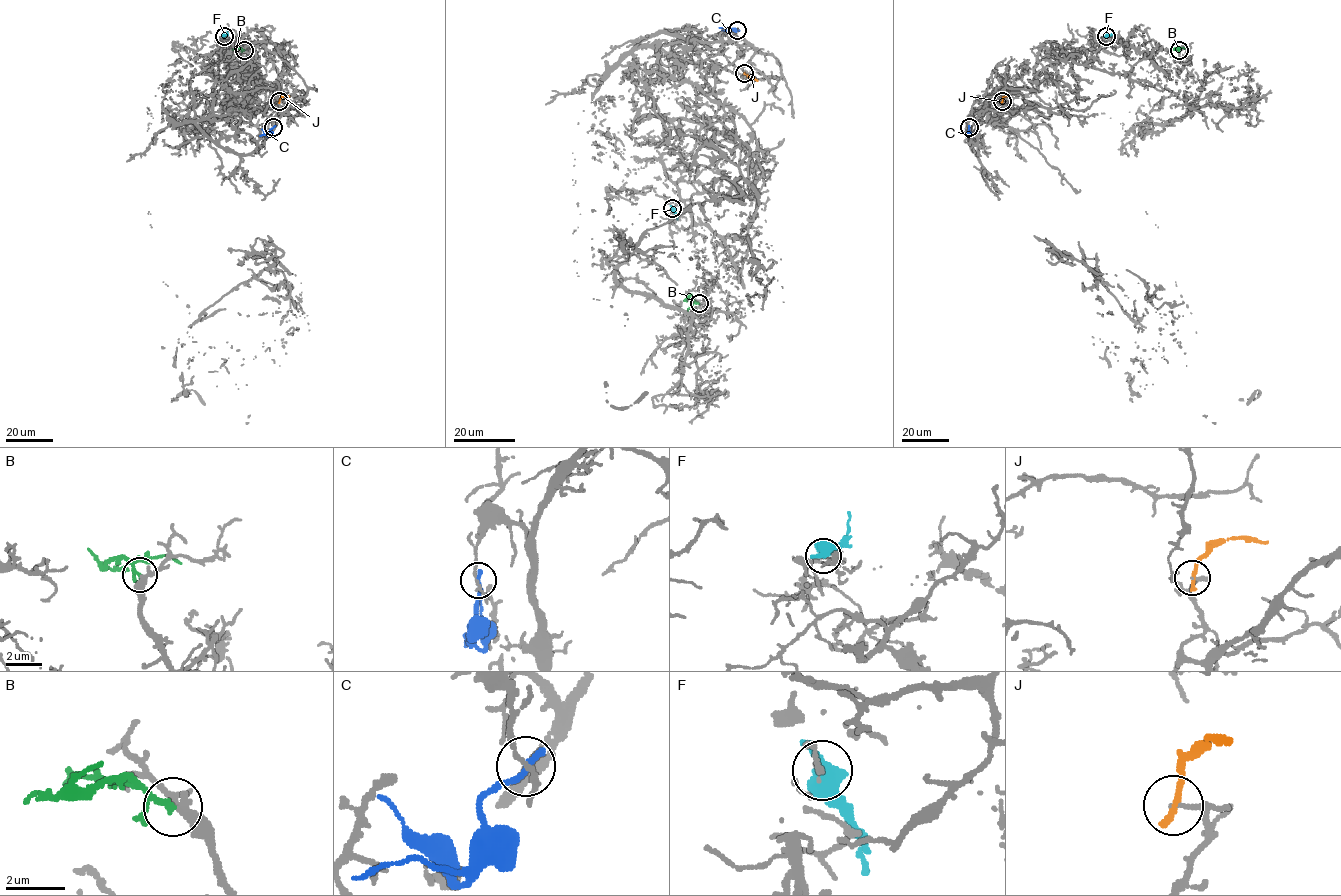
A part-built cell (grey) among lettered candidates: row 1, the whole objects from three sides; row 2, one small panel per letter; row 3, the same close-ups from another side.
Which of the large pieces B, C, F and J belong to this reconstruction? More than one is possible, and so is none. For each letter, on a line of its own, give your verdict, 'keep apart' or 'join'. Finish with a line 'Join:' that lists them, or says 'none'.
B: keep apart
C: keep apart
F: keep apart
J: keep apart
Join: none

